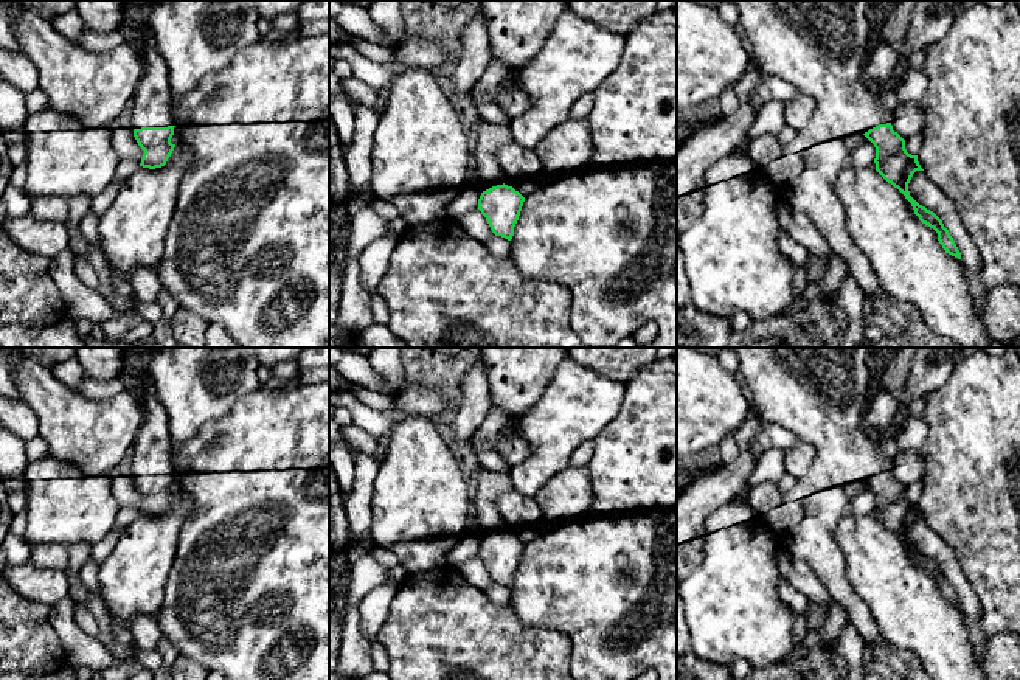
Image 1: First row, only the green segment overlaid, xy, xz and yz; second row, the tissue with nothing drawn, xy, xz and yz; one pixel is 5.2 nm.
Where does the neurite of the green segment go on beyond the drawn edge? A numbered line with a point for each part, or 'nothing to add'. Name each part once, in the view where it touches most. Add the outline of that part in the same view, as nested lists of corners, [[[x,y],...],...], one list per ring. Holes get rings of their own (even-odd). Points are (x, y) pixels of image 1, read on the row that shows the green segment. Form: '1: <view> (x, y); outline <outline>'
1: xy (151, 103); outline [[[129,0],[129,36],[138,43],[143,57],[143,75],[132,96],[130,129],[175,126],[171,113],[172,98],[168,67],[160,56],[154,33],[137,0]]]

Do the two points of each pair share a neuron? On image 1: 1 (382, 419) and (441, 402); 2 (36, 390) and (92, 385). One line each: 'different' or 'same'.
1: same
2: different

